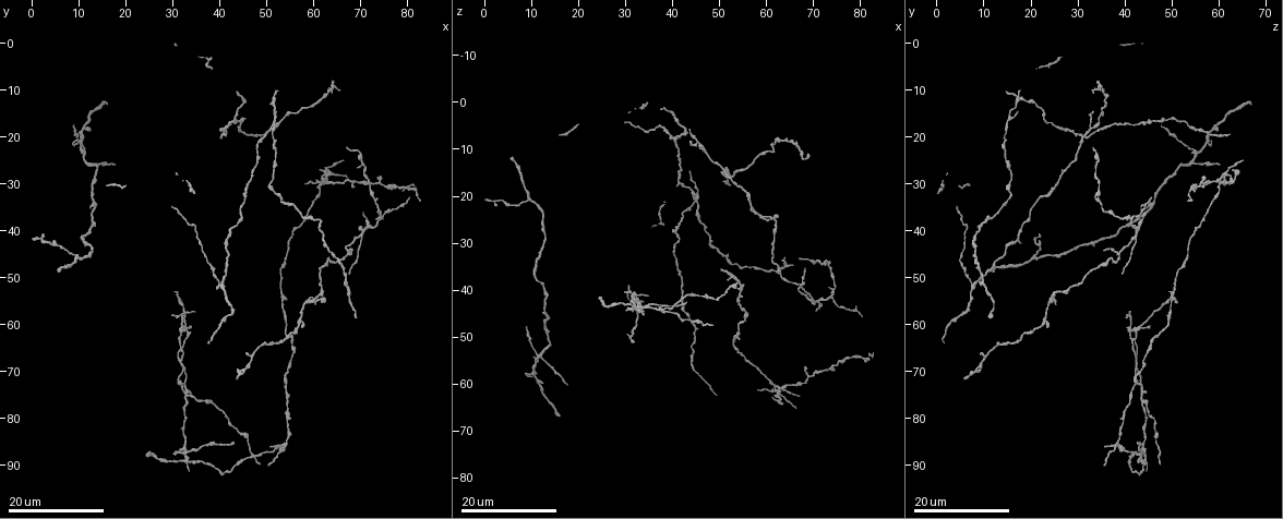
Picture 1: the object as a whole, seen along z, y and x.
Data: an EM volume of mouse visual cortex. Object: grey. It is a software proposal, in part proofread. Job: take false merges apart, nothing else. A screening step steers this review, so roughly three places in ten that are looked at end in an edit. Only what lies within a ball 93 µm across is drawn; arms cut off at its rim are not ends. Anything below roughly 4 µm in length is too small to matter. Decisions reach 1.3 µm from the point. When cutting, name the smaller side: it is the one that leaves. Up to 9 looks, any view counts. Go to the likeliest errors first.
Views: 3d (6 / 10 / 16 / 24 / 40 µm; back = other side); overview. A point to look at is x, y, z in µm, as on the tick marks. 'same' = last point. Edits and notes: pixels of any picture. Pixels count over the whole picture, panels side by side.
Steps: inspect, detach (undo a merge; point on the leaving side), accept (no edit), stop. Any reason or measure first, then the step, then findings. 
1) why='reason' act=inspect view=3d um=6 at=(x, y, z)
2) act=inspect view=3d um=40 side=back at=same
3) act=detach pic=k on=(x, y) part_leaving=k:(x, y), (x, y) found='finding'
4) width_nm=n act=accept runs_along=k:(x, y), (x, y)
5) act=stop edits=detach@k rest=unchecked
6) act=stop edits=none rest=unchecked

why='two arms at a narrow angle' act=inspect view=3d um=16 at=(40.5, 51.5, 7.5)

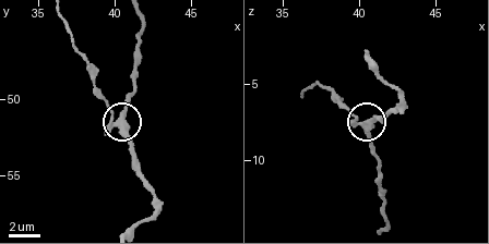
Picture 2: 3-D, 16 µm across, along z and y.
why='closer look' act=inspect view=3d um=10 at=(40.2, 51.4, 7.6)

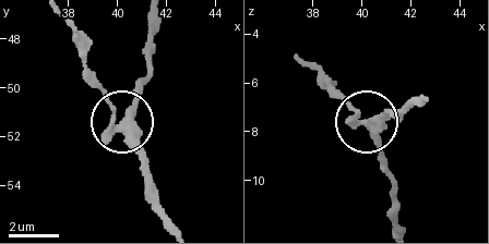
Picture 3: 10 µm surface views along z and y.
side_arm_um=68 arms=5 act=detach pic=3 on=(102, 90) found='two neurons meet here'

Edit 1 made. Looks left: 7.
why='redraw' act=inspect view=overview

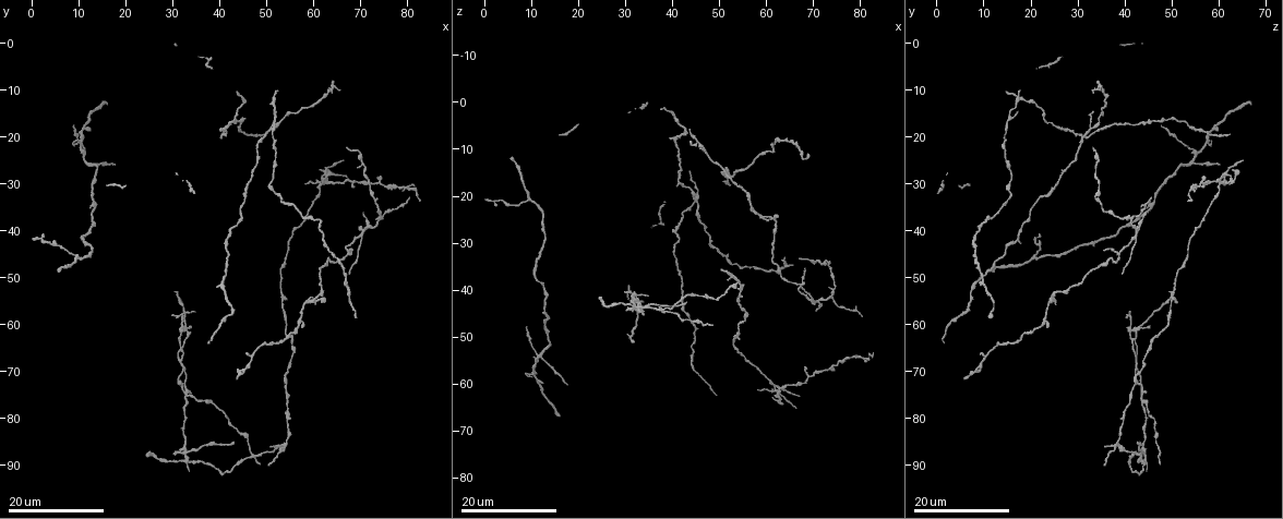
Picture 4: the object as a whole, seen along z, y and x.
why='three arms meet' act=inspect view=3d um=24 at=(46.5, 66.5, 10.0)

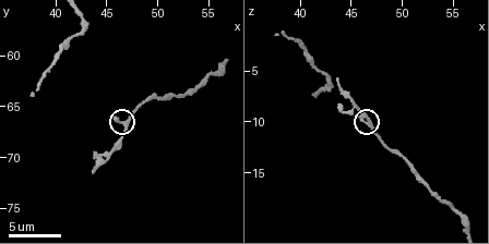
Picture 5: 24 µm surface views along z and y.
why='closer look' act=inspect view=3d um=10 at=(46.8, 66.6, 10.2)

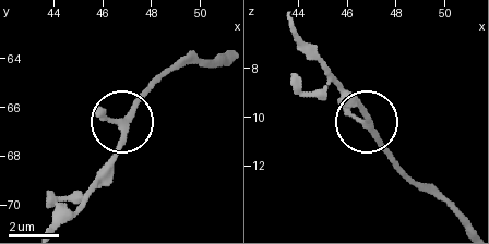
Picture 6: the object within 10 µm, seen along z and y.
act=accept runs_along=6:(226, 55), (176, 63), (145, 93), (122, 123), (114, 178) found='all the same neuron'

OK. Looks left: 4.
why='branch point' act=inspect view=3d um=16 at=(70.0, 41.5, 42.5)

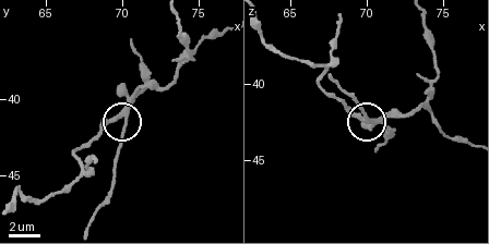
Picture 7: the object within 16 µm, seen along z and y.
act=inspect view=3d um=6 at=same

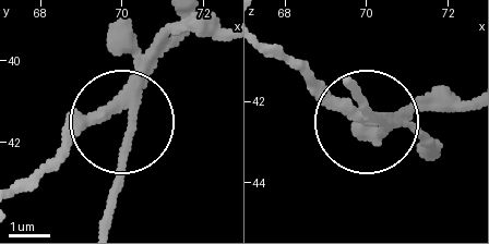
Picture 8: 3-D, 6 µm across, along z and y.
why='from behind' act=inspect view=3d um=6 side=back at=same

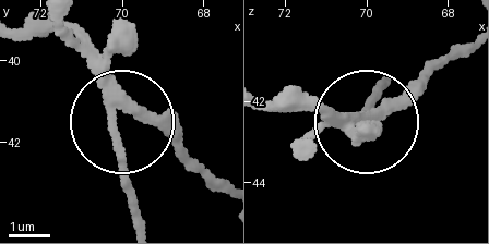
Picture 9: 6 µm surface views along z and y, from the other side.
side_arm_um=10 act=detach pic=9 on=(61, 35) part_leaving=9:(100, 77), (139, 219) found='two neurons meet here'

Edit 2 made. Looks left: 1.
act=stop edits=detach@3,detach@9 rest=unchecked

